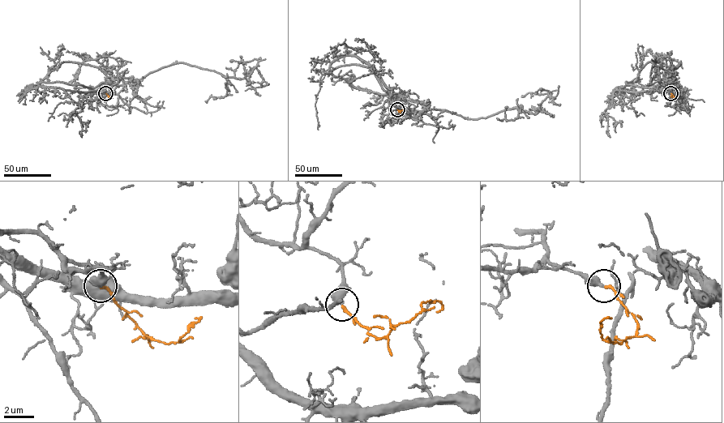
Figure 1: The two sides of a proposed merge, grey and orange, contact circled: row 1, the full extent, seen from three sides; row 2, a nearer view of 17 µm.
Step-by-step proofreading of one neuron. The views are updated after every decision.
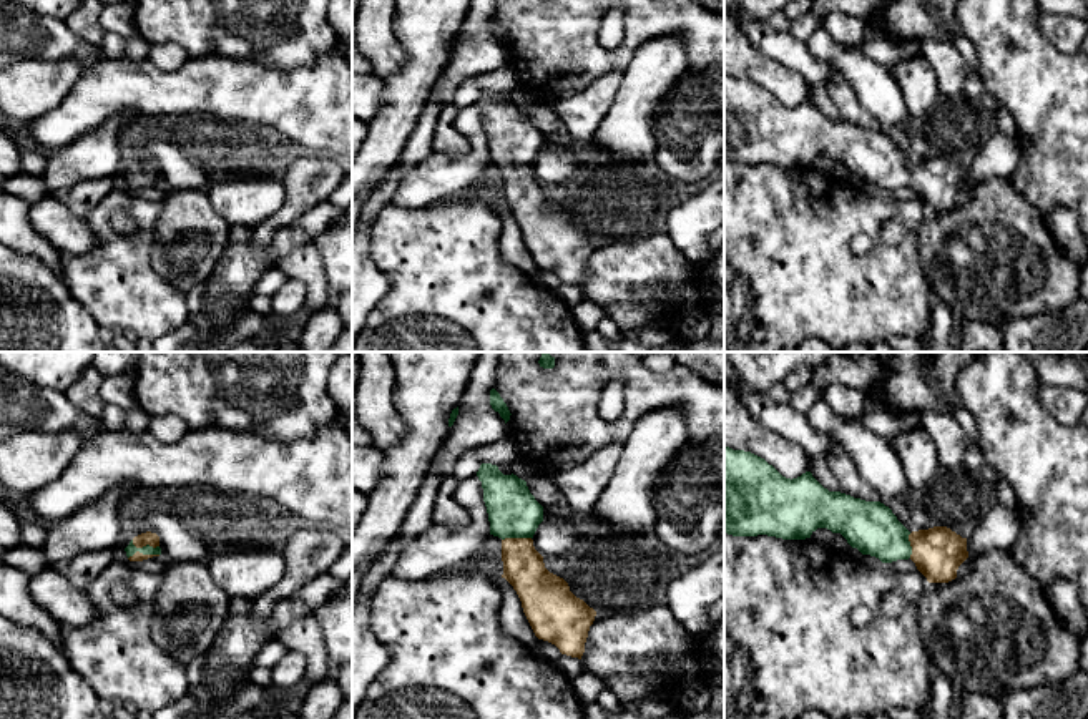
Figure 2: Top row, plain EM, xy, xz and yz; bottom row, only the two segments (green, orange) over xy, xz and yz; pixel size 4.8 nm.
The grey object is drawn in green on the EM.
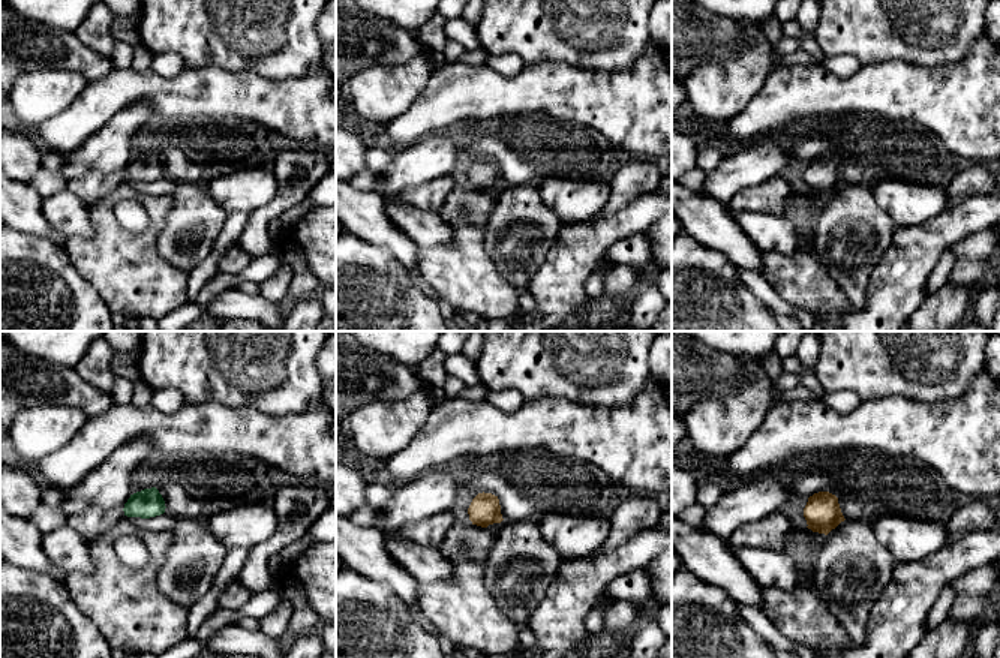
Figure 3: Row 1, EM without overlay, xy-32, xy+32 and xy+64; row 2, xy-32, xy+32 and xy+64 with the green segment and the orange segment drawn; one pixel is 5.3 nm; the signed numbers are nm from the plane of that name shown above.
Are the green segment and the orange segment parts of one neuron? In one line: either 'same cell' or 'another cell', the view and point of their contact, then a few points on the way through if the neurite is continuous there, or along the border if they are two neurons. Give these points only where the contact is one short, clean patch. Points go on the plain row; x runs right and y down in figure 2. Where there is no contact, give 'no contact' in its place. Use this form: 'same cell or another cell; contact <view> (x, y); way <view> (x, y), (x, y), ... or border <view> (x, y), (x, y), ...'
same cell; contact xz (515, 165); way xz (514, 140), (515, 165), (524, 196)

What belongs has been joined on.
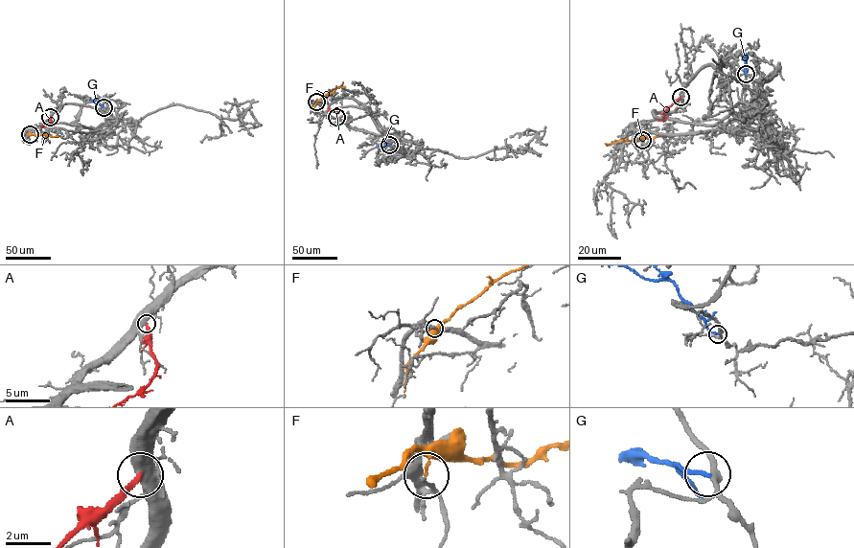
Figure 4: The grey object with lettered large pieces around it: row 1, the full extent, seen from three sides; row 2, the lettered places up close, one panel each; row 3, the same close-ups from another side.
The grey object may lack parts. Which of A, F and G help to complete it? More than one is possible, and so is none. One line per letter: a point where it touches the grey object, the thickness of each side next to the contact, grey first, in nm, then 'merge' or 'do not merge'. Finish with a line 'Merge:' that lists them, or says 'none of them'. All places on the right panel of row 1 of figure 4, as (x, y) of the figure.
A: contact (680, 97); calibres 750 and 240 nm; do not merge
F: contact (642, 140); calibres 130 and 100 nm; do not merge
G: contact (746, 74); calibres 220 and 170 nm; do not merge
Merge: none of them

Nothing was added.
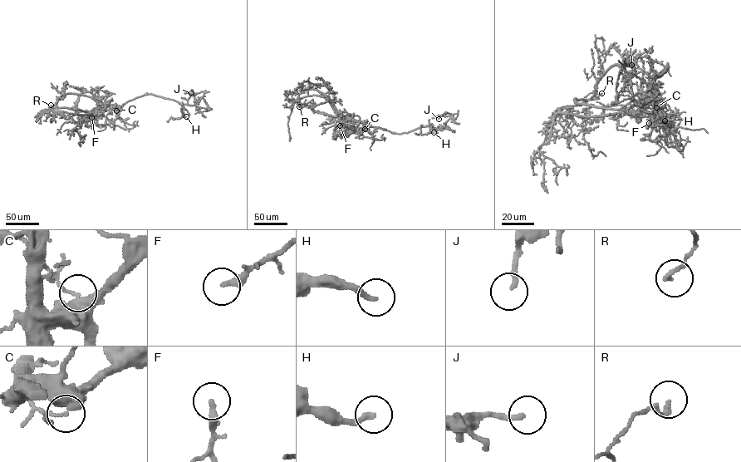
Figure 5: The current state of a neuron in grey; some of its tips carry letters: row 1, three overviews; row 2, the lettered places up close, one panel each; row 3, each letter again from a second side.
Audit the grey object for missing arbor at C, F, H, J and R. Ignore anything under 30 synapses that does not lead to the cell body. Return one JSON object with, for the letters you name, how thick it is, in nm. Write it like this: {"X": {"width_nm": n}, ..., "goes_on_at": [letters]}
{"H": {"width_nm": 220}, "goes_on_at": ["H"]}

